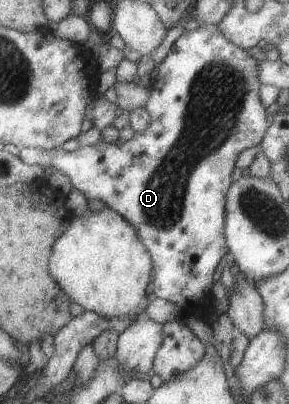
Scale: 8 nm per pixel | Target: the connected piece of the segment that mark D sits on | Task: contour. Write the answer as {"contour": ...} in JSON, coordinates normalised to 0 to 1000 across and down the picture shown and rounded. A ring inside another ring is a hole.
{"contour":[[[675,57],[671,62],[651,64],[640,82],[612,99],[595,116],[595,124],[564,149],[564,156],[557,156],[550,183],[526,205],[522,248],[505,262],[526,287],[522,312],[502,327],[481,329],[460,349],[439,349],[426,364],[412,356],[398,359],[356,349],[329,364],[287,361],[246,379],[215,369],[156,371],[145,366],[80,366],[69,371],[66,386],[93,406],[149,408],[170,418],[187,418],[190,423],[208,421],[232,428],[239,438],[249,441],[260,465],[273,470],[273,475],[284,475],[301,493],[356,495],[374,512],[419,527],[478,564],[481,584],[491,587],[491,597],[505,604],[522,634],[533,636],[533,733],[599,745],[599,750],[619,755],[619,762],[630,765],[623,790],[571,804],[571,851],[557,869],[550,869],[540,891],[540,926],[557,931],[571,943],[606,941],[612,931],[675,911],[696,899],[696,891],[716,881],[716,859],[709,859],[709,849],[640,804],[640,795],[661,777],[654,775],[657,762],[647,762],[647,755],[723,755],[723,750],[730,750],[730,757],[737,757],[730,725],[737,725],[737,705],[744,705],[744,676],[758,671],[758,656],[765,656],[765,646],[779,641],[779,634],[803,624],[782,587],[782,554],[789,483],[810,460],[806,448],[813,448],[813,443],[806,443],[806,428],[820,423],[830,384],[865,366],[907,359],[910,349],[920,344],[924,329],[934,324],[938,304],[931,304],[931,270],[924,270],[924,260],[917,260],[907,245],[910,210],[900,151],[889,151],[855,121],[813,109],[799,97],[779,89],[761,77],[758,62],[730,64],[723,59]]]}

